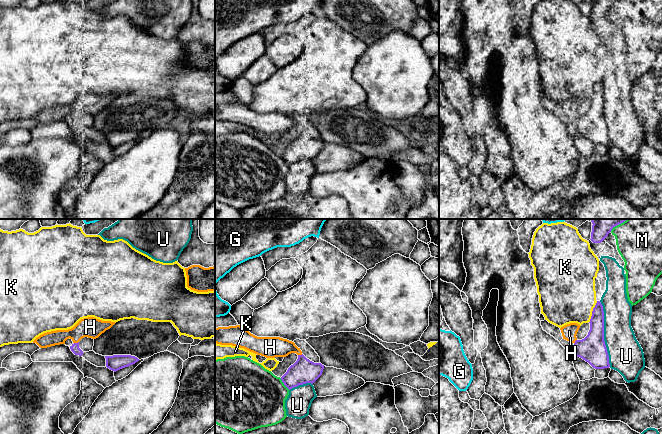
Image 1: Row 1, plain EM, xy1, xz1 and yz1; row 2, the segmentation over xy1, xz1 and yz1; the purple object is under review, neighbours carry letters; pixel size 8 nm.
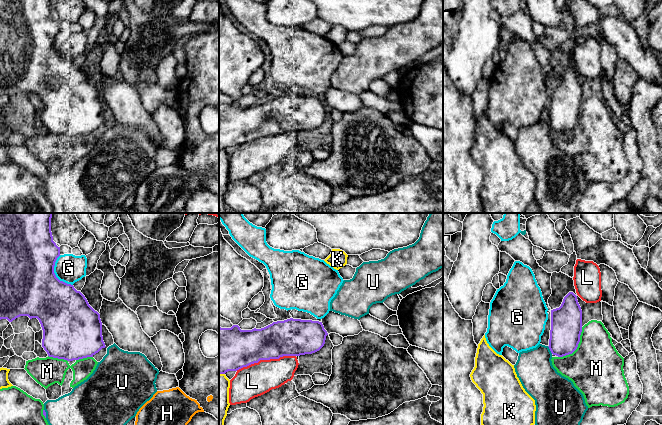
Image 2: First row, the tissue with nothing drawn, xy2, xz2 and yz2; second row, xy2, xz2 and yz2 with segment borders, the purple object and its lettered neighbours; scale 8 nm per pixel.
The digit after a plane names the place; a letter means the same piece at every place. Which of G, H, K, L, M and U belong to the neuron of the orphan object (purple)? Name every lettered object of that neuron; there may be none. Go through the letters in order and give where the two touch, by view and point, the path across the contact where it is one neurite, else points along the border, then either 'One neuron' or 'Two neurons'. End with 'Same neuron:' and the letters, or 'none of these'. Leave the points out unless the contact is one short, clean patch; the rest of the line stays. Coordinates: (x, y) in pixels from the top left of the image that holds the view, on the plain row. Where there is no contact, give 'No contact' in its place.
G: Touches purple at xy2 (54, 50). Two neurons
H: Touches purple at xy1 (76, 119). Two neurons
K: Touches purple at yz1 (592, 88). Two neurons
L: Touches purple at xz2 (265, 135). Two neurons
M: Touches purple at yz2 (577, 122). Two neurons
U: Touches purple at yz1 (603, 110). Two neurons
Same neuron: none of these

